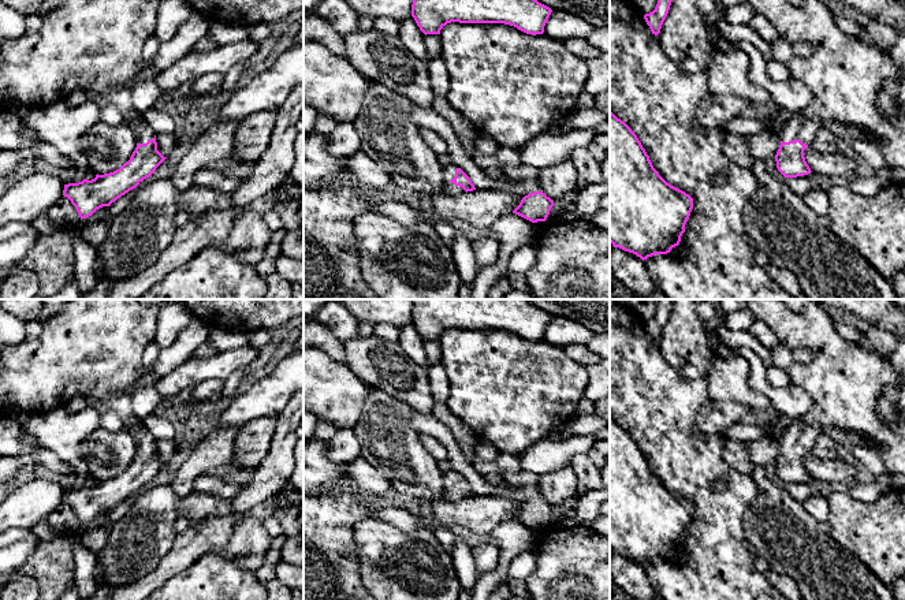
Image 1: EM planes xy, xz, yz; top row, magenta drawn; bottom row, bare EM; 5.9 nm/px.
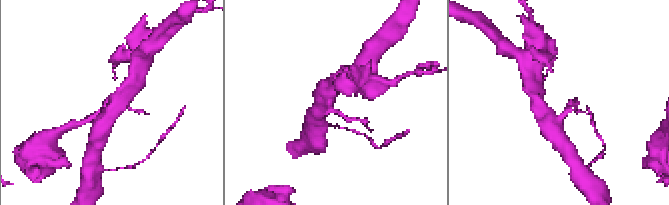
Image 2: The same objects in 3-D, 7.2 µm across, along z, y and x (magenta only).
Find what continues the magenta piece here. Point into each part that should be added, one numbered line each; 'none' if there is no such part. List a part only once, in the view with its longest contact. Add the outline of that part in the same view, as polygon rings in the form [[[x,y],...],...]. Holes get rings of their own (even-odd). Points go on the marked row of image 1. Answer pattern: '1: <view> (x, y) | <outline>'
1: xz (449, 172) | [[[450,164],[446,168],[443,168],[444,187],[442,193],[444,195],[455,197],[465,193],[462,187],[455,186],[454,183],[450,182],[451,179],[454,179],[457,168],[458,167],[454,164]]]

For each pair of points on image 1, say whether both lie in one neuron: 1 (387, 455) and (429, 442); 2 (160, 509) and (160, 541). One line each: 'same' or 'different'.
1: different
2: same

